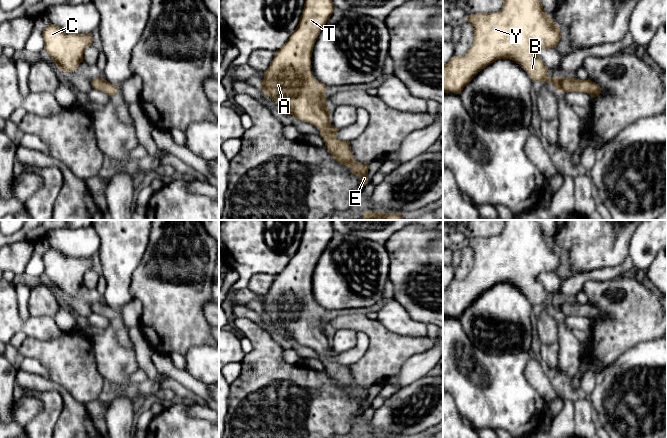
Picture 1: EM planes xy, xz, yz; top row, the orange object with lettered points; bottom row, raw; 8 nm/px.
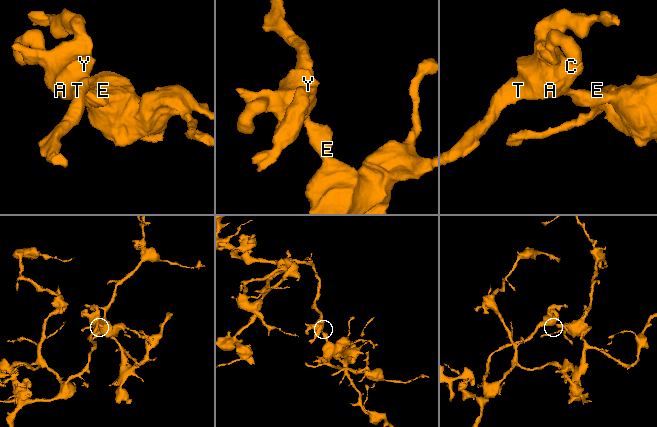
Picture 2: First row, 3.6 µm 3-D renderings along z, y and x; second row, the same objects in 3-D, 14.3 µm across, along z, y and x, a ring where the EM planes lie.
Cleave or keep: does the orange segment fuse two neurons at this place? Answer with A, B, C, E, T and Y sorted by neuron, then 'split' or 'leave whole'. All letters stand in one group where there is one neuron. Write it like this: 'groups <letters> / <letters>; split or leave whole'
groups A B C E T Y; leave whole

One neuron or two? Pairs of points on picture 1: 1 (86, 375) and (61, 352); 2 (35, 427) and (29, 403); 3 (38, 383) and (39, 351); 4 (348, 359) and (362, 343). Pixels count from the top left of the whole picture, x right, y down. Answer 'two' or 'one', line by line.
1: one
2: two
3: two
4: one

